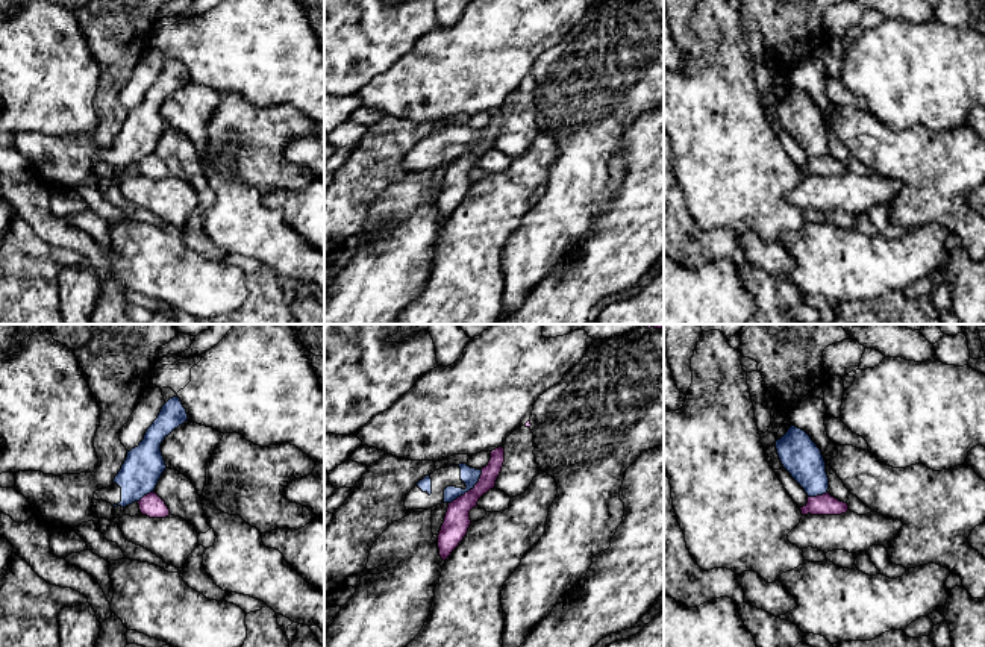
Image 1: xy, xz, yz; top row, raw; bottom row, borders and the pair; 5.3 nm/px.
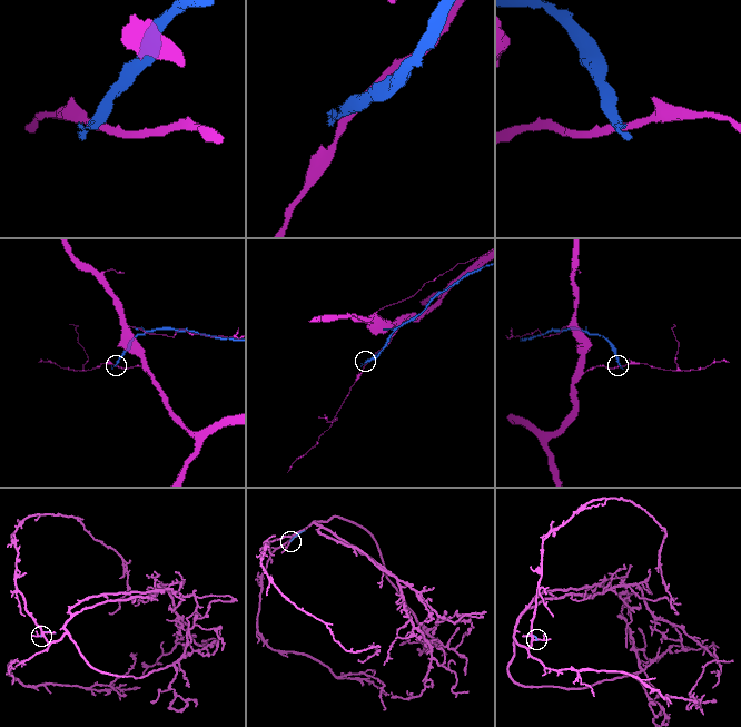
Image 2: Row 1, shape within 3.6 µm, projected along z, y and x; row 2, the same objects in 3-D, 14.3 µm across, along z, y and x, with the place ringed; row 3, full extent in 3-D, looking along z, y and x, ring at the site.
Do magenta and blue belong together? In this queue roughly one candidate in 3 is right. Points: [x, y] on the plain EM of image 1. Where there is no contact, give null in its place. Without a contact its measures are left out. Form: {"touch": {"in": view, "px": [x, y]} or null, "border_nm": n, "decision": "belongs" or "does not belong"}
{"touch": {"in": "xz", "px": [470, 150]}, "border_nm": 260, "decision": "does not belong"}

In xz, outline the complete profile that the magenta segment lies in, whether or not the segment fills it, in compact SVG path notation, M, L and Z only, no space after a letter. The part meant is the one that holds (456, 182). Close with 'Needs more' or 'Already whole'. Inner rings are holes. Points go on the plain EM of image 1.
M499 108L491 112L491 120L482 129L479 142L473 150L449 164L444 183L438 195L438 209L442 221L452 215L468 192L471 185L470 171L477 167L479 159L489 150L496 148L496 141L505 123L505 109Z. Already whole

